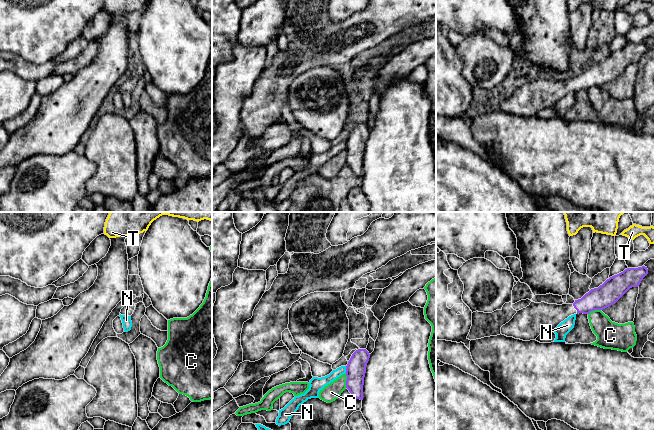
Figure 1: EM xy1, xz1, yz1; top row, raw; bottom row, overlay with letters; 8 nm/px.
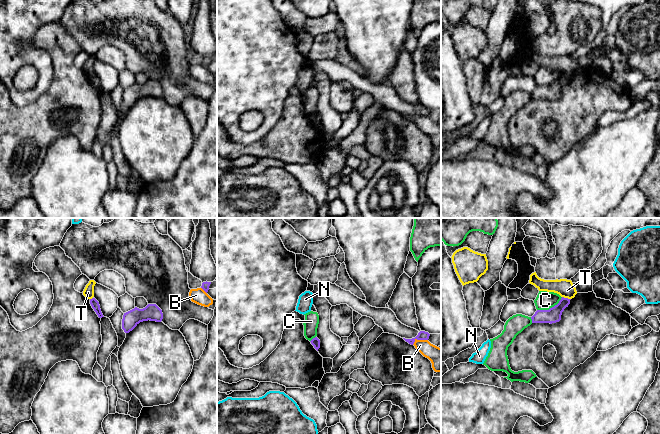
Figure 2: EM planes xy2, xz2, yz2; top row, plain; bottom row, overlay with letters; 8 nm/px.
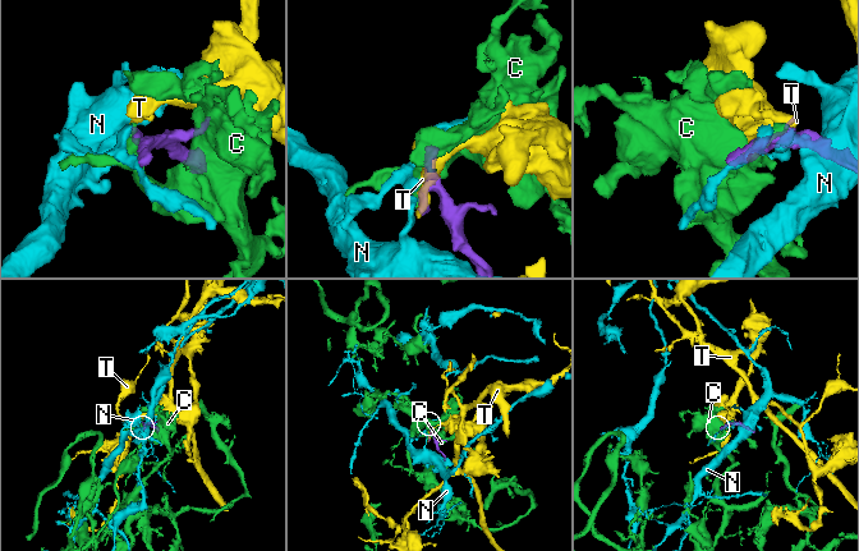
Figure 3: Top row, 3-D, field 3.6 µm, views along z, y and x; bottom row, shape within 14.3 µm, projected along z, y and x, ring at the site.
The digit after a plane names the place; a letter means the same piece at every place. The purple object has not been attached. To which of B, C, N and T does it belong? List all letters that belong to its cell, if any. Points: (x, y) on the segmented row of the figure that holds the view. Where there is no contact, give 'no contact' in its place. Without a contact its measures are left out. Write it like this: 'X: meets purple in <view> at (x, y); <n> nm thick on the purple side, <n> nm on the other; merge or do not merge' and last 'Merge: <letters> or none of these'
B: meets purple in xz2 at (419, 339); 80 nm thick on the purple side, 160 nm on the other; do not merge
C: meets purple in yz2 at (550, 308); 120 nm thick on the purple side, 150 nm on the other; do not merge
N: meets purple in xz1 at (346, 369); 160 nm thick on the purple side, 100 nm on the other; do not merge
T: meets purple in yz2 at (566, 298); 120 nm thick on the purple side, 140 nm on the other; do not merge
Merge: none of these

